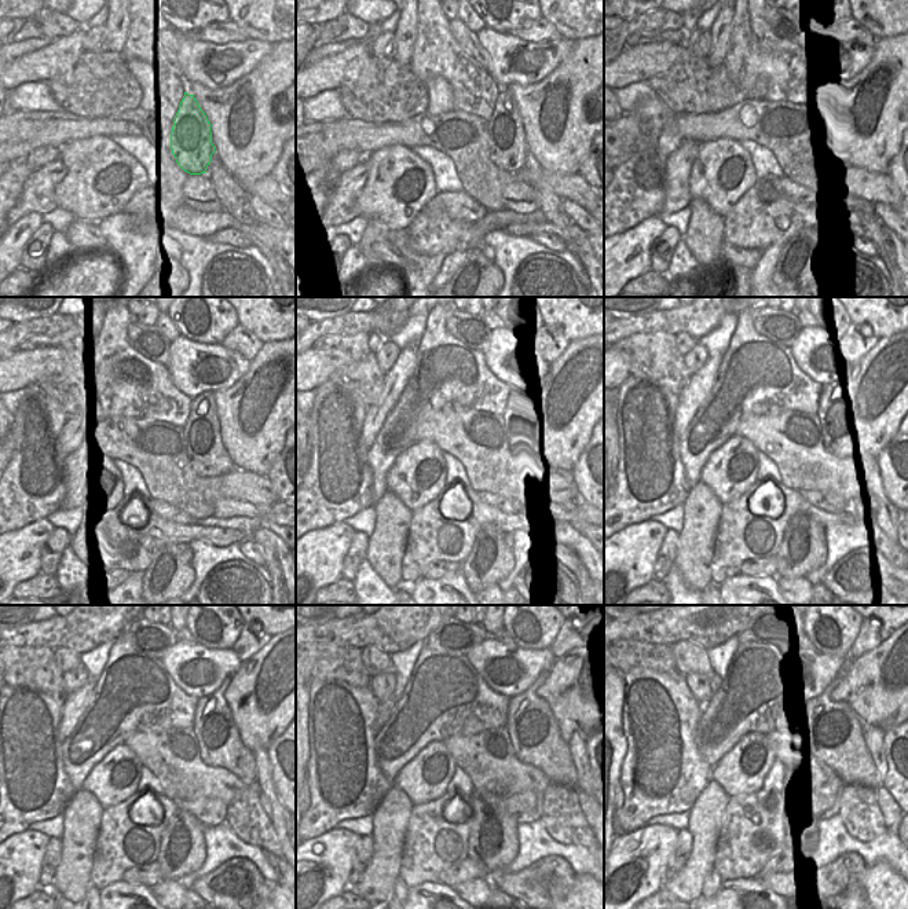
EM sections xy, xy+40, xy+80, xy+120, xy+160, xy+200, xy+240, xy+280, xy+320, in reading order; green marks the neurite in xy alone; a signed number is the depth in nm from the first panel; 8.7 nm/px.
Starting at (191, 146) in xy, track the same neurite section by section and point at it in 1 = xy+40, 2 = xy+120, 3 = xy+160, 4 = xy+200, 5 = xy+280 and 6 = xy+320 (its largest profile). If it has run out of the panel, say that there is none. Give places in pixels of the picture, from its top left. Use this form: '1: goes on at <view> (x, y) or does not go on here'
1: goes on at xy+40 (509, 150)
2: goes on at xy+120 (207, 454)
3: goes on at xy+160 (520, 428)
4: goes on at xy+200 (838, 439)
5: goes on at xy+280 (535, 740)
6: goes on at xy+320 (839, 730)

